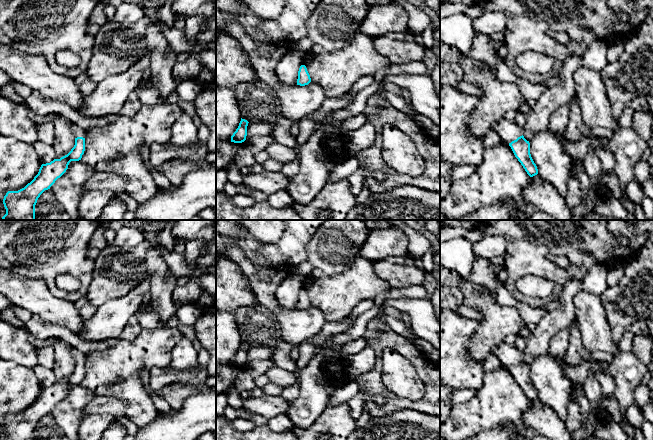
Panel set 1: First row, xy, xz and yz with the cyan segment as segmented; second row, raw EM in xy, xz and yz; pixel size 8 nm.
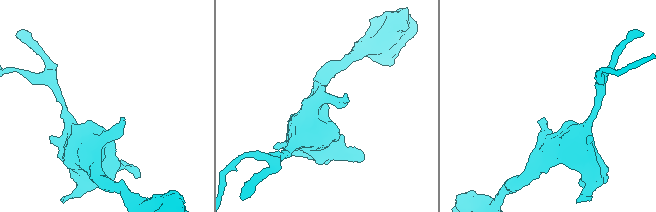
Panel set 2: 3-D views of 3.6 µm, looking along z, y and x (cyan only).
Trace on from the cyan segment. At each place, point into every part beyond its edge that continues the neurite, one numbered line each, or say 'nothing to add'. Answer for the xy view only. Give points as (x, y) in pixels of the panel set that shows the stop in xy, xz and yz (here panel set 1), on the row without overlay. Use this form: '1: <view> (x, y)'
1: xy (77, 354)

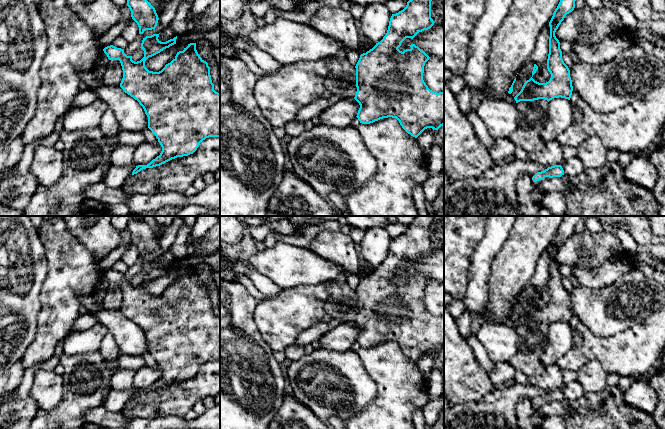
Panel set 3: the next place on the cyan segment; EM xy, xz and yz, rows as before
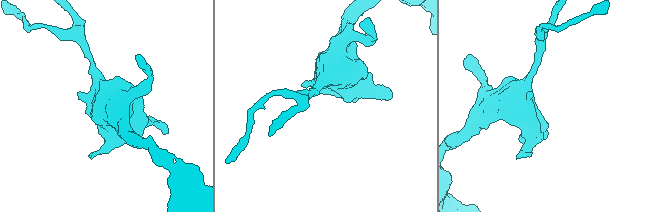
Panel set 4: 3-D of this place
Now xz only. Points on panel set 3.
nothing to add

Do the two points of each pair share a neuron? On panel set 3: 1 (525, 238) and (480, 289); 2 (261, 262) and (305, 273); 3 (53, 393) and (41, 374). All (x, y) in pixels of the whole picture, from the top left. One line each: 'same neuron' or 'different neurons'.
1: different neurons
2: same neuron
3: same neuron

